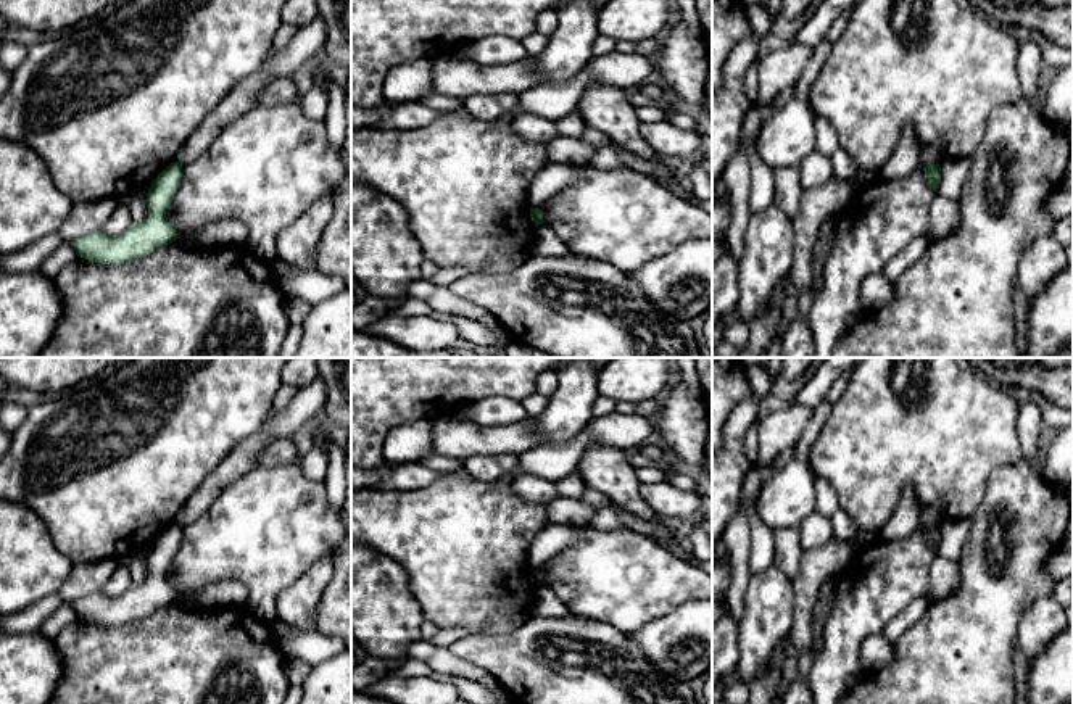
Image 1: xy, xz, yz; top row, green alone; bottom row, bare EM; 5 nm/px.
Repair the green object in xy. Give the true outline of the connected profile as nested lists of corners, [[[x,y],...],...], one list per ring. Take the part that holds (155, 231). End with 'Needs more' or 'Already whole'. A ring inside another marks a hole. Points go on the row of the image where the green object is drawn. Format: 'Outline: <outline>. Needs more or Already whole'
Outline: [[[174,161],[151,182],[147,195],[148,213],[140,224],[132,224],[124,234],[116,237],[98,230],[72,240],[69,243],[76,256],[103,266],[121,264],[145,258],[155,250],[172,243],[177,234],[166,214],[180,185],[180,179],[182,166]]]. Already whole

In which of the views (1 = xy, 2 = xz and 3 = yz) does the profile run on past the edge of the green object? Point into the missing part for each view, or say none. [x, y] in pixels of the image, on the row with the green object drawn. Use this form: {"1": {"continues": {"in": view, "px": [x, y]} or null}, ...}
{"1": {"continues": null}, "2": {"continues": null}, "3": {"continues": null}}

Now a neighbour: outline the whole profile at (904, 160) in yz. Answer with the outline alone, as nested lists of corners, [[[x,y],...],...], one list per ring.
[[[905,129],[888,163],[881,168],[880,177],[902,179],[923,168],[918,155],[918,142],[910,129]]]

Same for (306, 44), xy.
[[[319,14],[311,23],[298,27],[285,48],[277,50],[267,63],[240,81],[221,100],[211,116],[182,145],[176,161],[182,168],[195,161],[222,129],[258,106],[258,97],[271,79],[290,79],[308,60],[319,58],[325,35],[325,23]]]

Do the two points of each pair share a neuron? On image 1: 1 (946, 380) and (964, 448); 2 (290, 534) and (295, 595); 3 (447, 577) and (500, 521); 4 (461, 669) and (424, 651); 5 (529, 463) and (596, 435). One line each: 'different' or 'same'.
1: same
2: different
3: same
4: same
5: same

